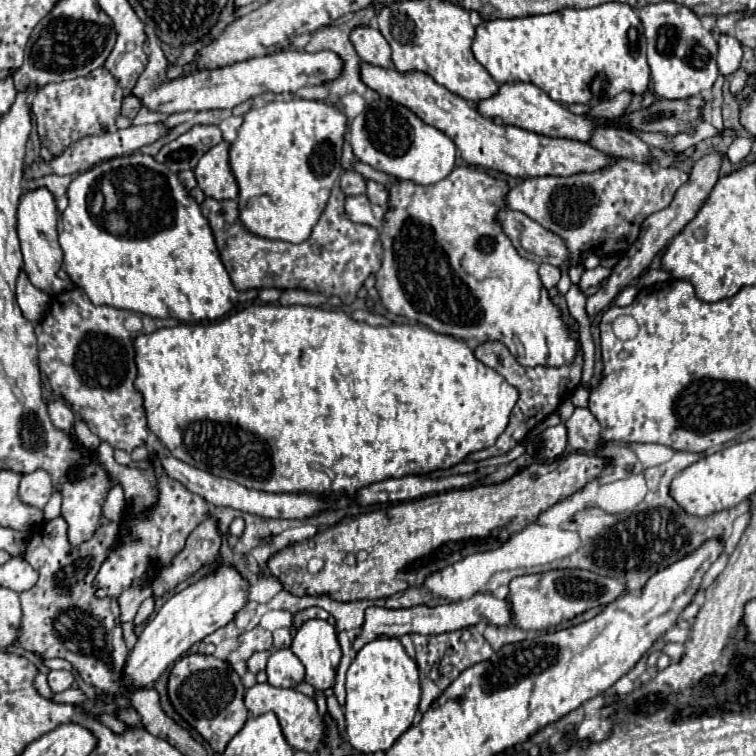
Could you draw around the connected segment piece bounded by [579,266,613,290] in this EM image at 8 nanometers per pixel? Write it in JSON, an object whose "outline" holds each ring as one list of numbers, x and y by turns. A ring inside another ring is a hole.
{"outline":[[597,266,593,270,585,270,585,274,581,276,581,290,587,290,589,286,599,286,605,278,609,278,613,272,613,268,605,268,605,266]]}

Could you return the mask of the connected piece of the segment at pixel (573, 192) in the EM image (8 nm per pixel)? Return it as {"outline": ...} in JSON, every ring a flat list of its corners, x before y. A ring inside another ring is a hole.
{"outline":[[613,160,597,172,525,178,507,192,505,206,527,214,545,230,557,234,569,250,569,264,579,264,589,254,605,258,627,252,637,240,643,220,667,208,687,178,689,174,679,168,651,170,649,164]]}

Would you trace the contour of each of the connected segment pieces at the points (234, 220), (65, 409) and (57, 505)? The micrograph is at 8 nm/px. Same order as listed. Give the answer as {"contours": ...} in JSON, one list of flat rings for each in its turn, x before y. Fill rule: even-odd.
{"contours":[[[339,184,331,190,327,208,315,224,311,236,301,244,267,240,251,234,239,220,237,200,207,198,201,204,201,212,211,224,221,260,237,290,303,288,325,296,339,296,345,304,351,304,365,278,381,268,383,248,379,232,367,224,355,224,345,216,345,194]],[[53,400,53,402,49,402,49,416,51,416,51,420,53,420,53,424,55,424,57,428,73,434,71,428,73,428,73,422,75,422,75,414,73,414,73,410,69,408,67,402,63,402,63,400]],[[55,492,53,496,51,496,51,500,47,502,47,506,43,508,43,514,45,514,45,520,49,522,49,520,55,520,59,514,61,514,61,496,59,496,59,492]]]}

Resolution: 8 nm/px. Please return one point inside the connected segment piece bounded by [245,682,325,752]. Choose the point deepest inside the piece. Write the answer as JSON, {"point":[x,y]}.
{"point":[298,715]}

